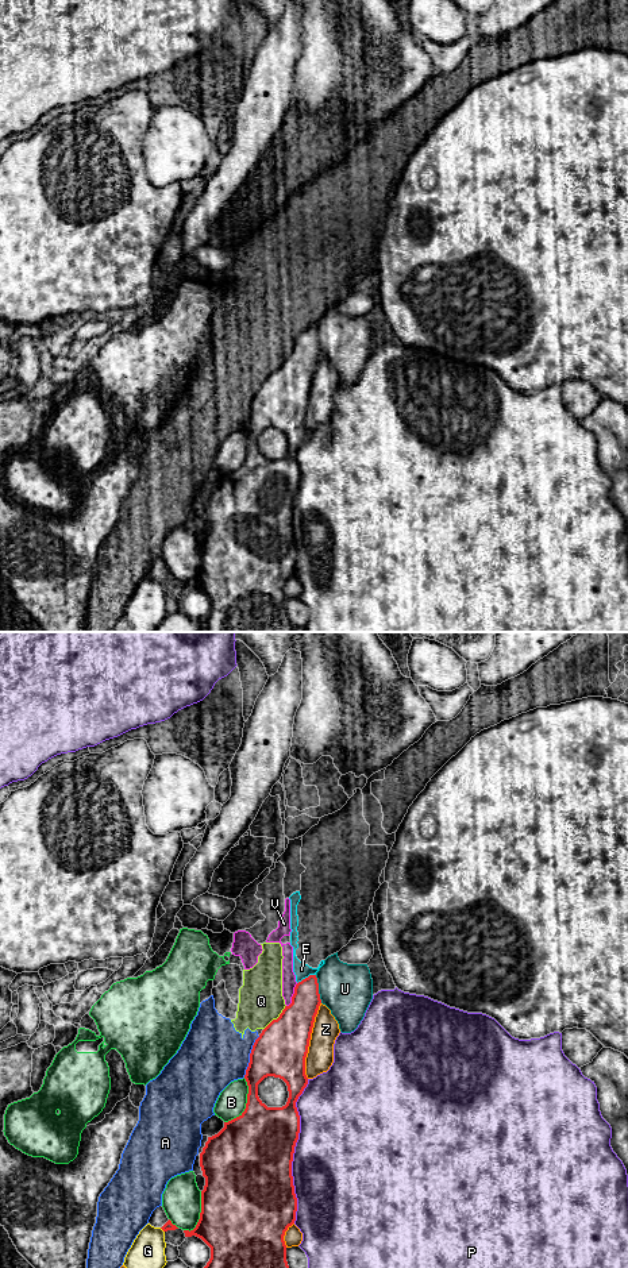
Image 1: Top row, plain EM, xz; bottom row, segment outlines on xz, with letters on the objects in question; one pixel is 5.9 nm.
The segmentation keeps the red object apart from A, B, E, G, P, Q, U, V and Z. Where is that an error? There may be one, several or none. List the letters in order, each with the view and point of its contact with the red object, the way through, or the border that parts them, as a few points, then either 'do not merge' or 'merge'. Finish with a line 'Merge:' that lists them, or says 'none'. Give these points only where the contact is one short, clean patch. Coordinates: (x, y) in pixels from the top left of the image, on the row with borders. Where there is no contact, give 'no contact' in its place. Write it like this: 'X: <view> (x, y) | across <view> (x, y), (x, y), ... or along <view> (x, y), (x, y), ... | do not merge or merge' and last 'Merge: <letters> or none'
A: xz (250, 1056) | do not merge
B: xz (246, 1103) | do not merge
E: xz (305, 978) | along xz (315, 974), (303, 978), (297, 983) | do not merge
G: xz (162, 1229) | do not merge
P: xz (293, 1151) | do not merge
Q: xz (277, 1018) | do not merge
U: xz (318, 989) | do not merge
V: xz (293, 995) | do not merge
Z: xz (309, 1039) | do not merge
Merge: none

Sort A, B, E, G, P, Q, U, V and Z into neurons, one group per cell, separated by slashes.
A E Q V / B / G / P / U / Z

